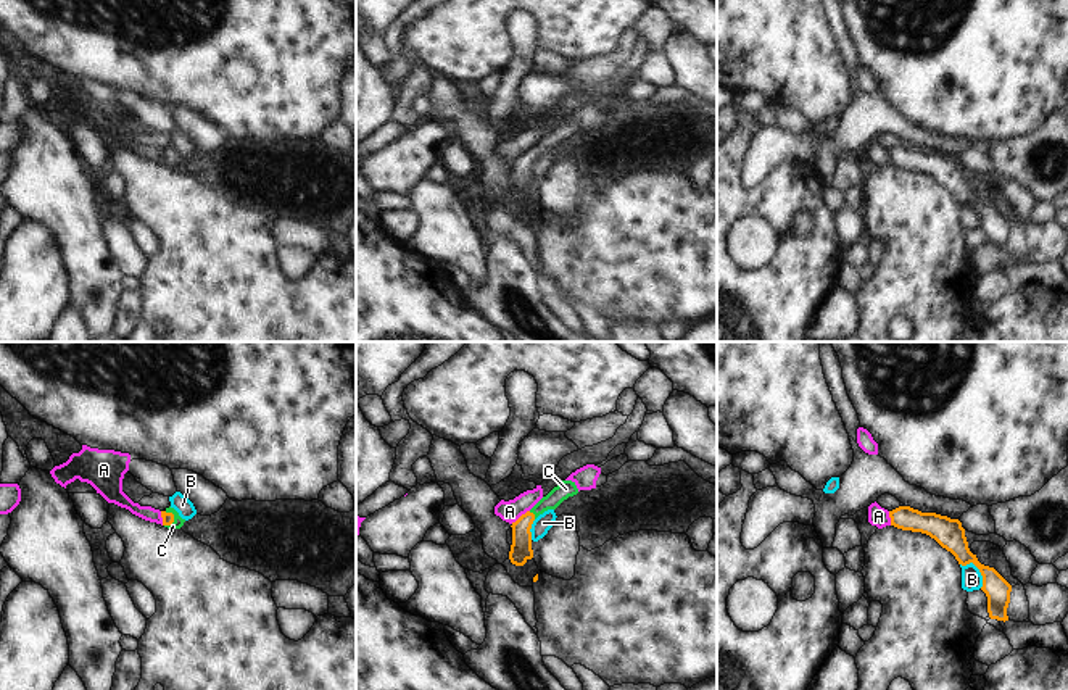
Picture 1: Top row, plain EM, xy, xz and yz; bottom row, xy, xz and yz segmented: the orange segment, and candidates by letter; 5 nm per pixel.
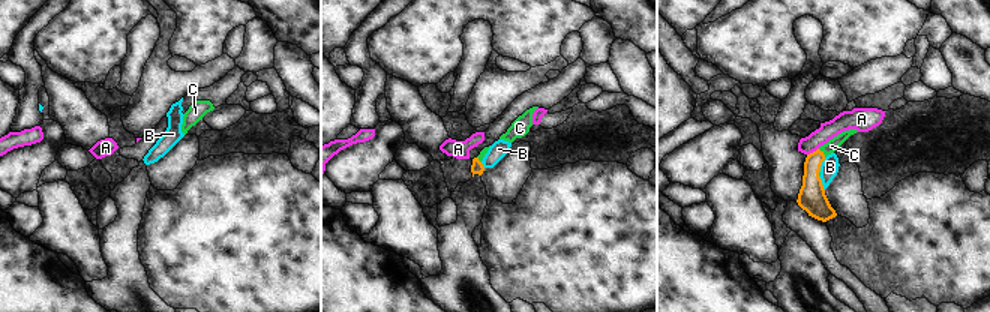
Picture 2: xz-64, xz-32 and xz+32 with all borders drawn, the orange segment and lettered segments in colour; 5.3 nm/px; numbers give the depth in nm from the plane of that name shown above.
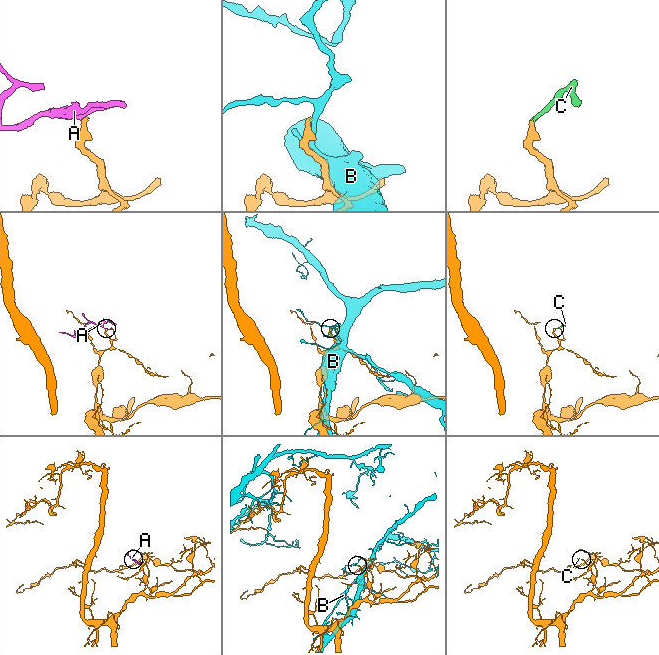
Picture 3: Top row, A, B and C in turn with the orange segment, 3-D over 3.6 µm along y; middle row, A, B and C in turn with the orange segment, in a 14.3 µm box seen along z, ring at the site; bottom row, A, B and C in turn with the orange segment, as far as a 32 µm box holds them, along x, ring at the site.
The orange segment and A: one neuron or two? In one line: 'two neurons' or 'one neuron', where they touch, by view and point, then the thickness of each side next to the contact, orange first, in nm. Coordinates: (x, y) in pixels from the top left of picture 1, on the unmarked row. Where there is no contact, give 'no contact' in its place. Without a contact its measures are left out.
two neurons; meets orange in xz at (521, 155); 110 nm thick on the orange side, 110 nm on the other

